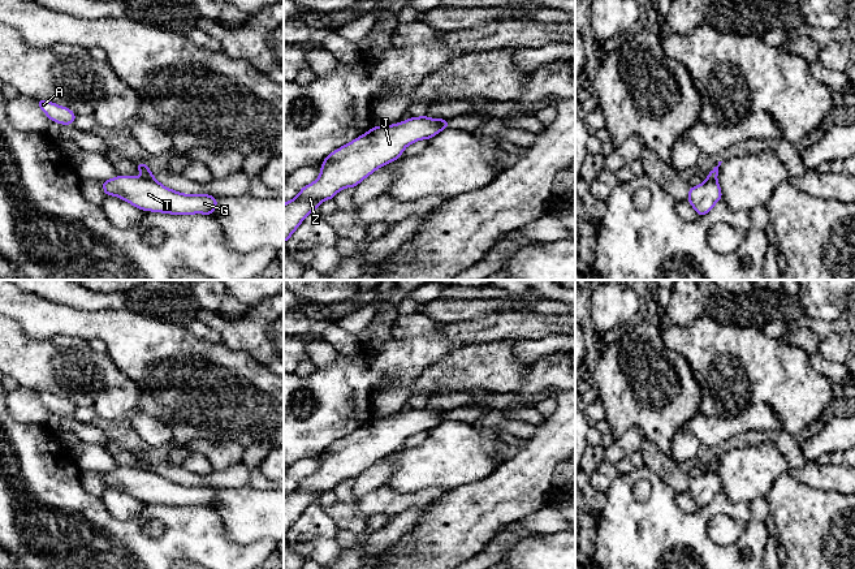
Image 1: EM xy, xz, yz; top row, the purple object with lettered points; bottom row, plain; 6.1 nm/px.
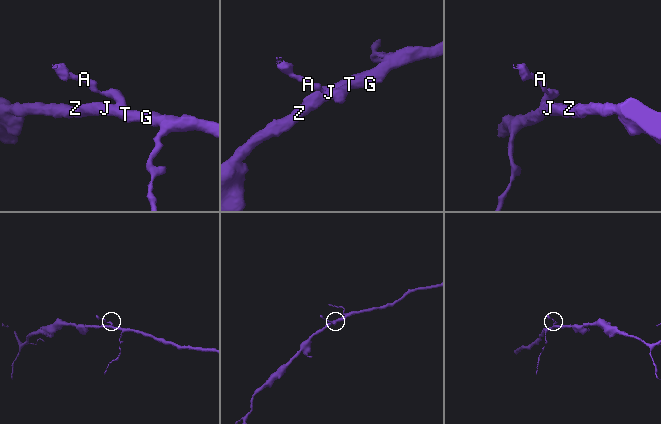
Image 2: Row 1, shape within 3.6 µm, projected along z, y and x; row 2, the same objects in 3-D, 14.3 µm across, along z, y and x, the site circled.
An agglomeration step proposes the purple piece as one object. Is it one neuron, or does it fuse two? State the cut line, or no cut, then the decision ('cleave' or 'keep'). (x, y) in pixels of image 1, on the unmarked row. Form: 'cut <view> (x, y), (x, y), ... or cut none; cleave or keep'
cut xy (146, 468), (156, 473); cleave

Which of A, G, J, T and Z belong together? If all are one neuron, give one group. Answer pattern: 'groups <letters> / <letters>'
groups A / G J T Z

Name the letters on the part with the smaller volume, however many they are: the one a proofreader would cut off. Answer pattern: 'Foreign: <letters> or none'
Foreign: A

